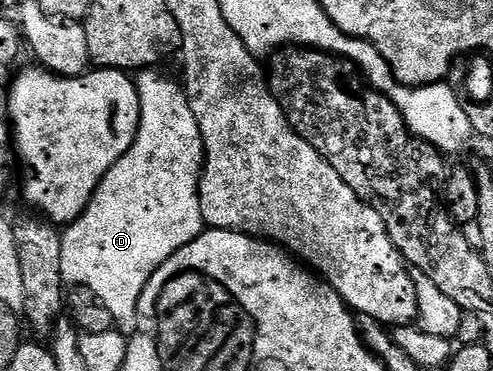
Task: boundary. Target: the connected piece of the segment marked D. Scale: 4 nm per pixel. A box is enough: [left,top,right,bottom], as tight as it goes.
[62,70,206,334]

